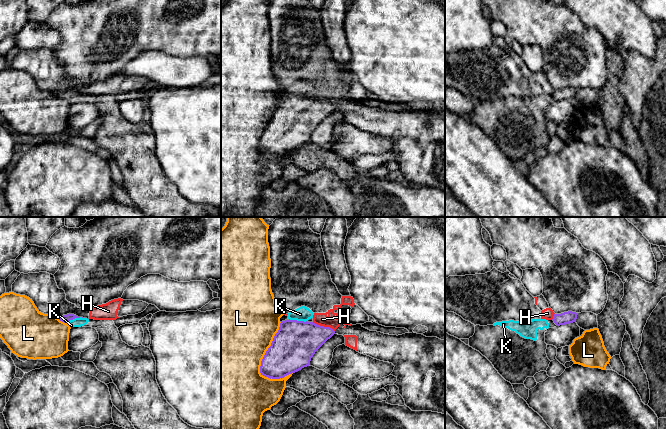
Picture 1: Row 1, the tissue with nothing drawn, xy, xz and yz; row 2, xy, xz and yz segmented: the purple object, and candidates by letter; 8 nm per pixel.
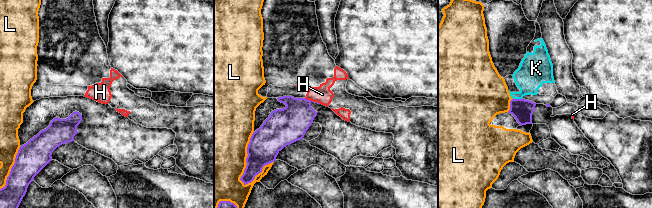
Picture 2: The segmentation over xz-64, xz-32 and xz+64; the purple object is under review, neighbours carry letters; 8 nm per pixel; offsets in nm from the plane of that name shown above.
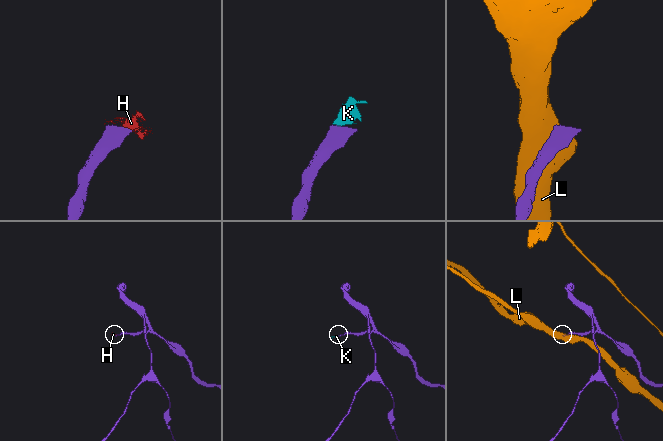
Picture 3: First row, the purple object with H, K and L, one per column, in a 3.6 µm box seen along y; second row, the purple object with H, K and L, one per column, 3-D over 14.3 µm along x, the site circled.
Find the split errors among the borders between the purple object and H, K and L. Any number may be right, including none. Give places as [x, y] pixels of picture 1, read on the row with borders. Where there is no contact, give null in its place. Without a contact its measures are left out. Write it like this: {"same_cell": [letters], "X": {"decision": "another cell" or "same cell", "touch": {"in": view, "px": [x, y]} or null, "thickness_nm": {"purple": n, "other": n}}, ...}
{"same_cell": ["K"], "H": {"decision": "another cell", "touch": {"in": "xz", "px": [323, 326]}, "thickness_nm": {"purple": 340, "other": 100}}, "K": {"decision": "same cell", "touch": {"in": "xz", "px": [298, 321]}, "thickness_nm": {"purple": 340, "other": 120}}, "L": {"decision": "another cell", "touch": {"in": "xz", "px": [266, 352]}, "thickness_nm": {"purple": 340, "other": 480}}}

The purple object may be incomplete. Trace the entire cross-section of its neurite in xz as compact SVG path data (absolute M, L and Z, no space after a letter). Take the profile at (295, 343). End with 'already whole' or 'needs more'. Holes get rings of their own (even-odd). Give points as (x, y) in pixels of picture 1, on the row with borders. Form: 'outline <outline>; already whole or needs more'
outline M305 306L288 313L288 319L280 323L279 330L261 361L261 375L270 379L282 379L310 365L315 352L335 334L330 327L309 322L313 315L314 313Z; needs more

